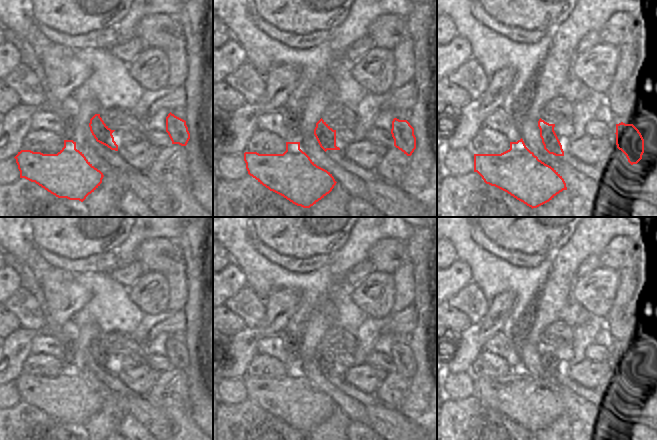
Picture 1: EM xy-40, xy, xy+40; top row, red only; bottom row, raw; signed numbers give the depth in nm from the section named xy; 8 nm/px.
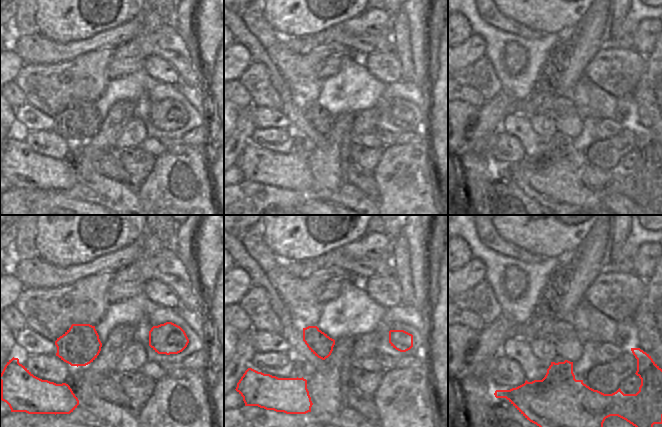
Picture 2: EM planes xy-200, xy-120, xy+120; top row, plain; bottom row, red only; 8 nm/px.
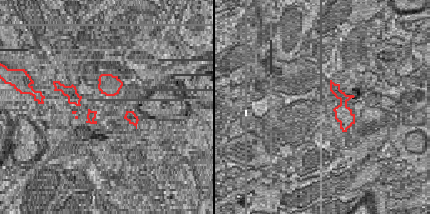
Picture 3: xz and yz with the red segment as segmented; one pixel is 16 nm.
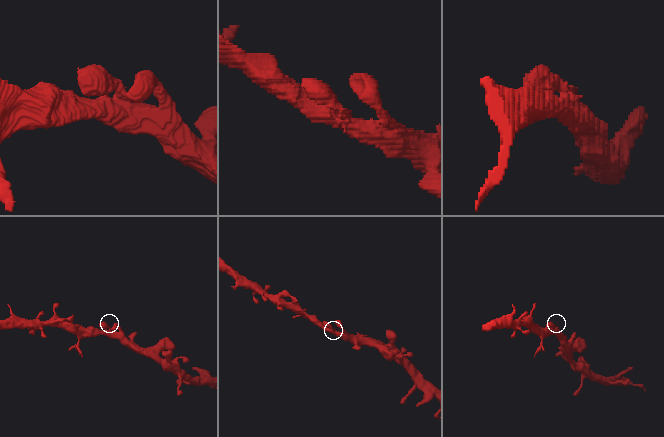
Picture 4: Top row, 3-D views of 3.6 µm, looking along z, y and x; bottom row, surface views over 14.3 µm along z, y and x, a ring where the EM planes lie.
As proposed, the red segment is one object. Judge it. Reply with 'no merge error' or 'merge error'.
no merge error

